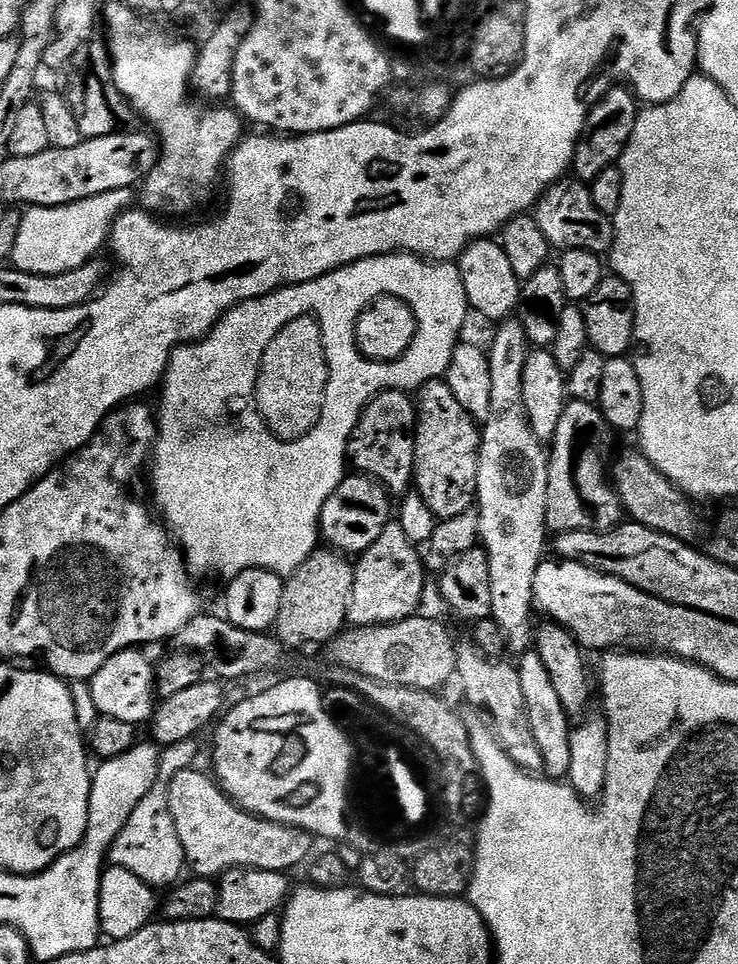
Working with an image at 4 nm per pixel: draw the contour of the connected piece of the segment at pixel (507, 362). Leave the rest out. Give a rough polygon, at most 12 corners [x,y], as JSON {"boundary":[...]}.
{"boundary":[[499,321],[474,504],[491,619],[534,644],[549,453],[522,402],[530,351]]}

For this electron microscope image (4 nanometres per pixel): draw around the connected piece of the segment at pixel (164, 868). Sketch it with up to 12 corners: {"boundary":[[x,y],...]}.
{"boundary":[[156,787],[108,851],[142,883],[185,875],[183,844]]}

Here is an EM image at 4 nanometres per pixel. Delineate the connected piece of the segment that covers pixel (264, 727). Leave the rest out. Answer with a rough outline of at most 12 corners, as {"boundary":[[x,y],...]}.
{"boundary":[[313,680],[215,725],[214,776],[246,812],[345,833],[349,758]]}

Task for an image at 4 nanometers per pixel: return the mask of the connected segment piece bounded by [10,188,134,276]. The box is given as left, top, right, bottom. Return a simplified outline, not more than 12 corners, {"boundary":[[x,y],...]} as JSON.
{"boundary":[[133,189],[28,208],[10,257],[62,274],[109,243]]}

